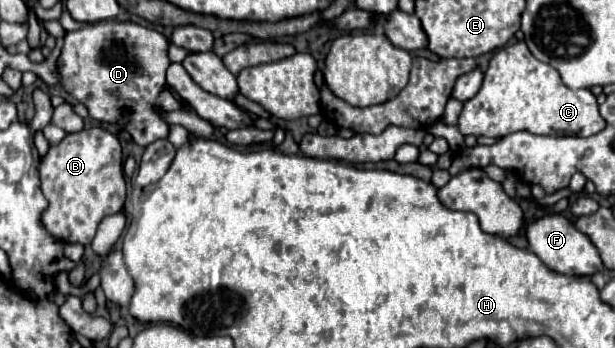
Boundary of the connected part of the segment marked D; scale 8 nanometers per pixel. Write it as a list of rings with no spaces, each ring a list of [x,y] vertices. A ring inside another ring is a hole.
[[[107,19],[101,23],[85,25],[77,31],[69,31],[65,35],[65,43],[63,43],[61,55],[57,59],[59,83],[71,97],[75,97],[79,103],[83,103],[87,107],[87,111],[93,119],[103,121],[103,123],[117,123],[119,127],[129,131],[133,143],[147,147],[149,143],[153,143],[157,139],[165,139],[169,135],[171,125],[161,117],[161,113],[169,113],[169,111],[177,111],[177,109],[191,111],[191,107],[187,103],[175,99],[171,89],[165,87],[167,85],[165,73],[167,73],[167,67],[171,65],[167,49],[169,49],[169,39],[165,35],[157,33],[155,29],[147,29],[143,25],[131,23],[131,21]]]

